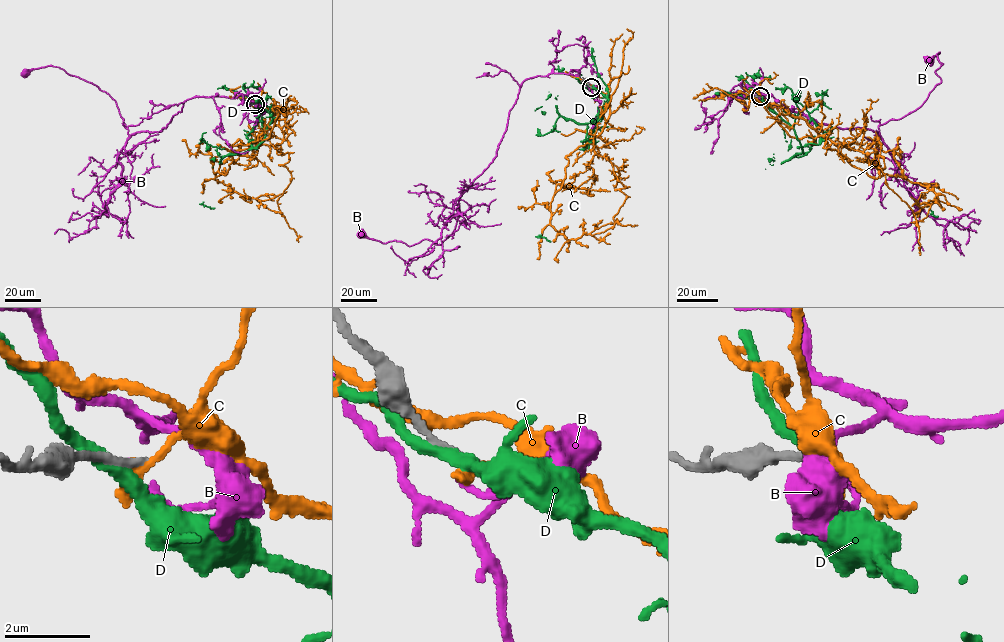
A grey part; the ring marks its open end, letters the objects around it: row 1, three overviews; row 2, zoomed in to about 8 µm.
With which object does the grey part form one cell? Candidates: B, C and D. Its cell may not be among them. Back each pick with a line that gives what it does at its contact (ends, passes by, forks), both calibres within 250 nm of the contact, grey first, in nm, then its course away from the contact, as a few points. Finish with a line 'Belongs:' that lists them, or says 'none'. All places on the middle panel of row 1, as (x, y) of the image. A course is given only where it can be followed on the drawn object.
Belongs: none

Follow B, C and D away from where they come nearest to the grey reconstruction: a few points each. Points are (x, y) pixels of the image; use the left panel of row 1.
B: (255, 103), (246, 94), (194, 97), (160, 131), (129, 135), (115, 101), (96, 85), (59, 67), (26, 72)
C: (255, 103), (273, 111), (273, 120), (248, 148), (230, 154), (228, 172), (214, 179), (260, 200), (286, 191)
D: (254, 103), (272, 117), (262, 141), (243, 152), (223, 156), (206, 144), (201, 203), (214, 208)

